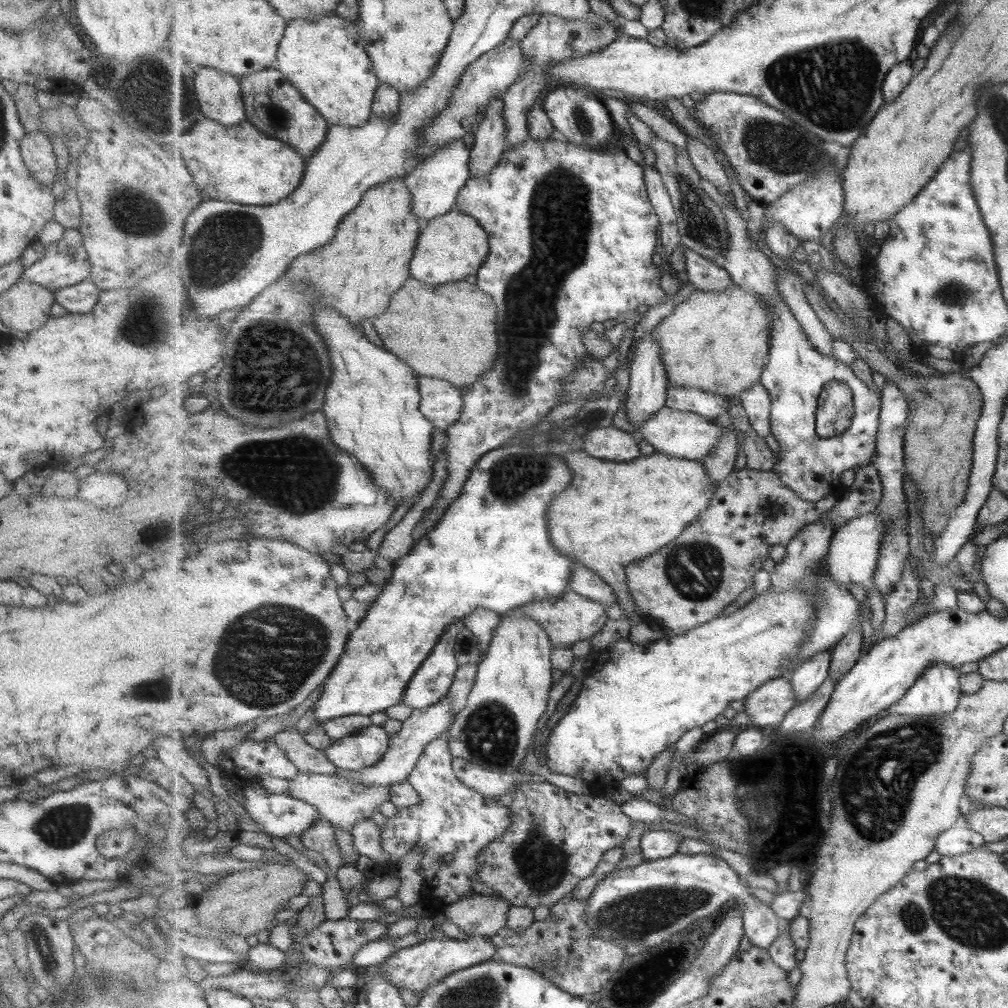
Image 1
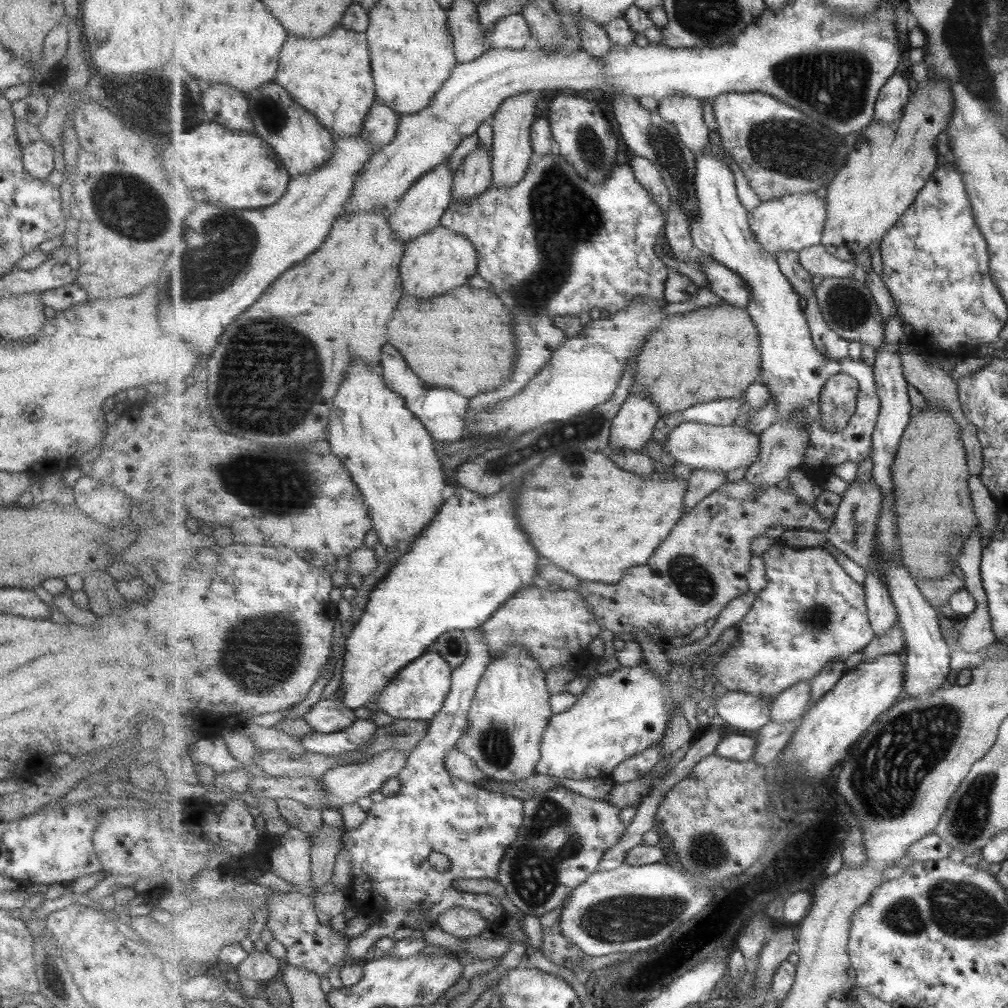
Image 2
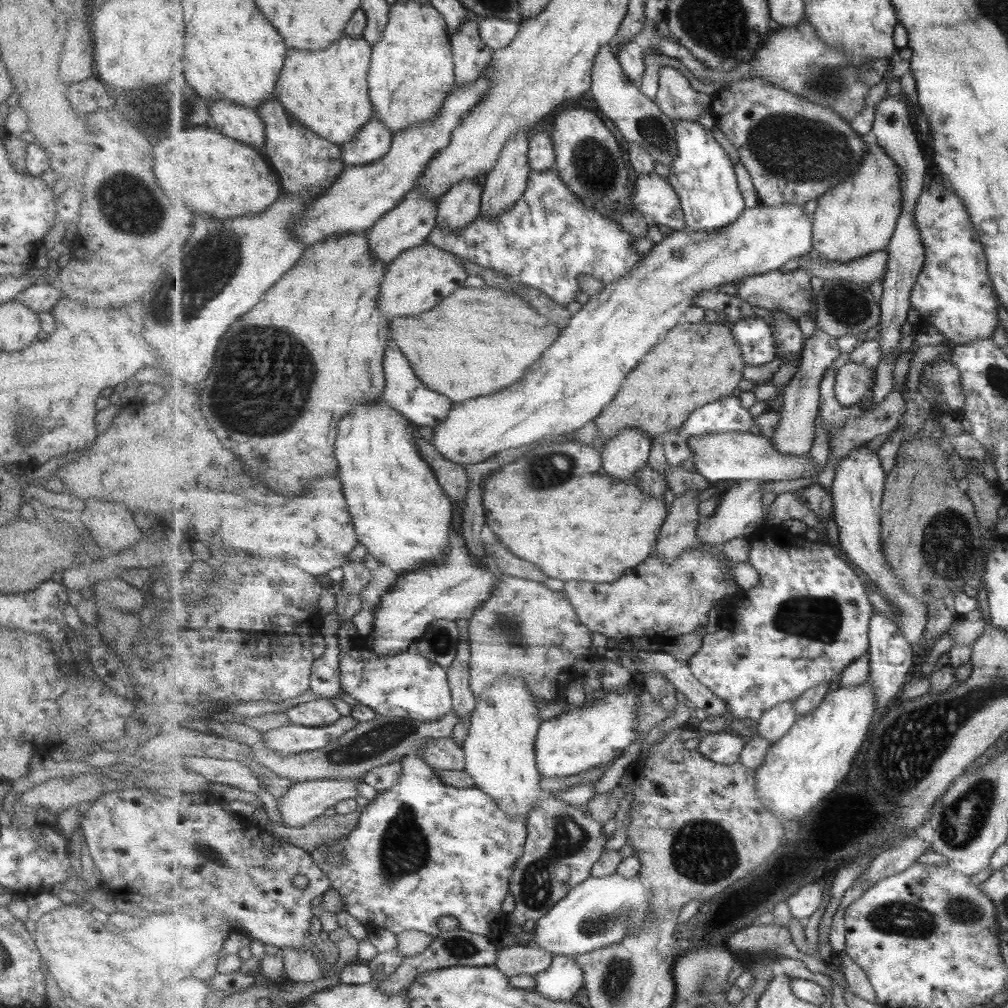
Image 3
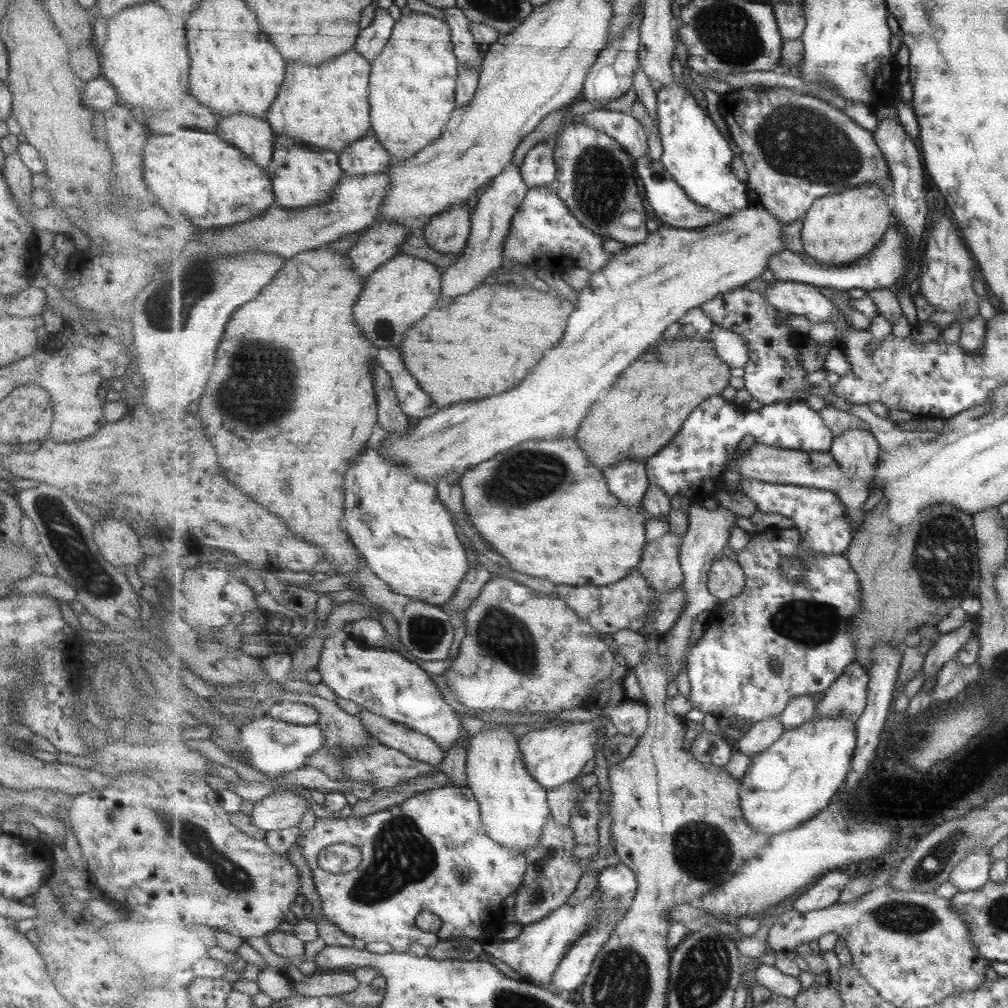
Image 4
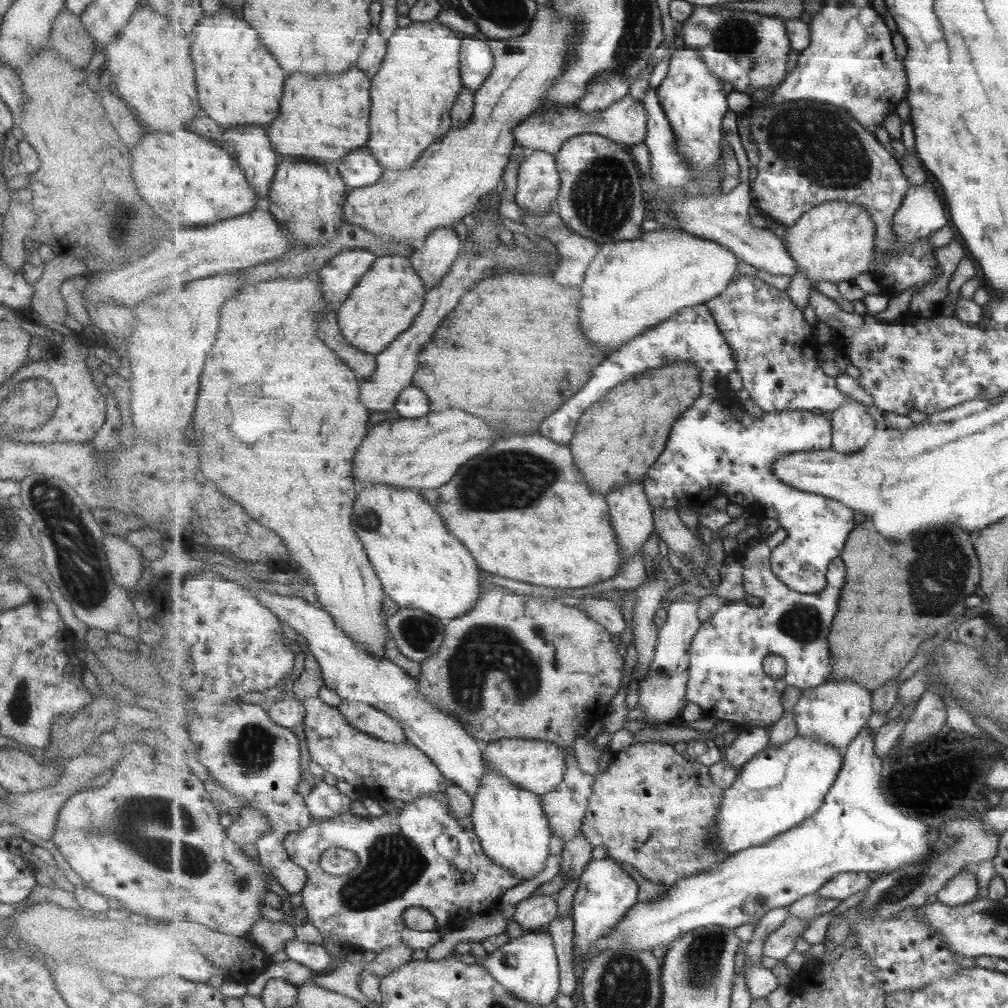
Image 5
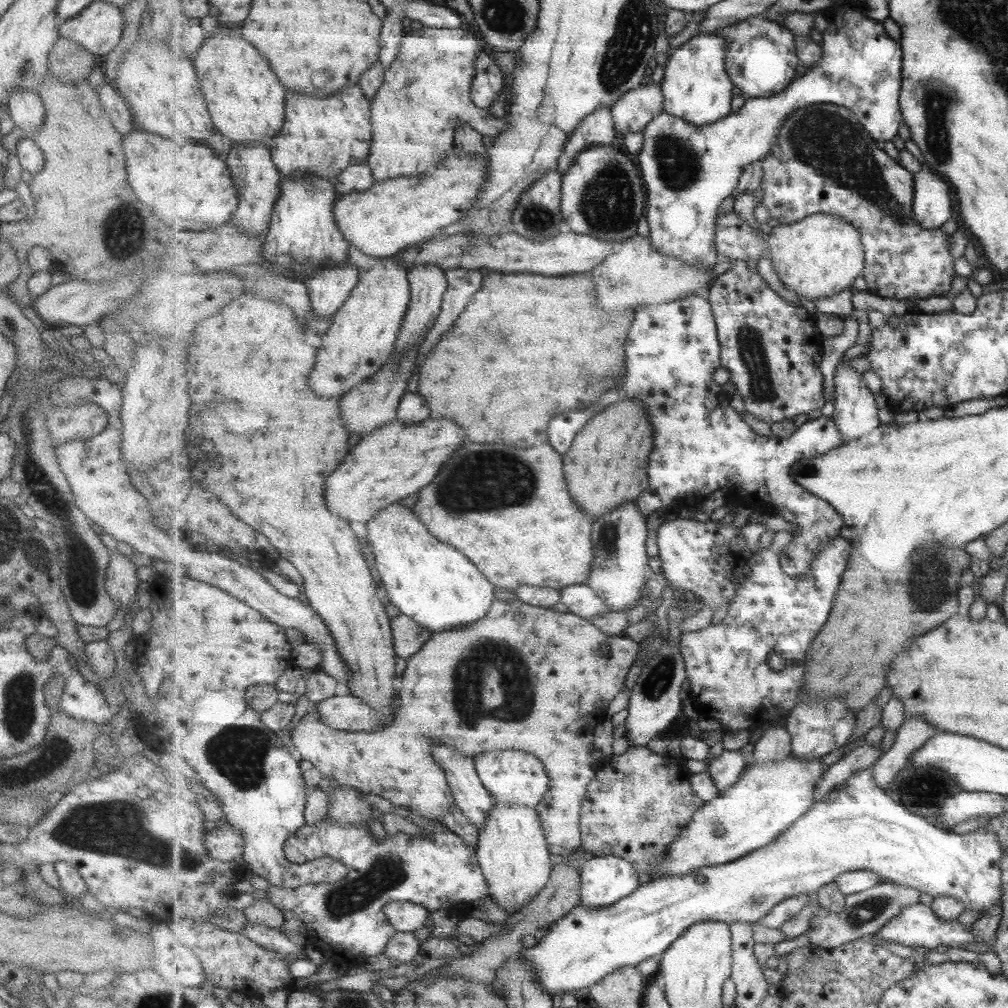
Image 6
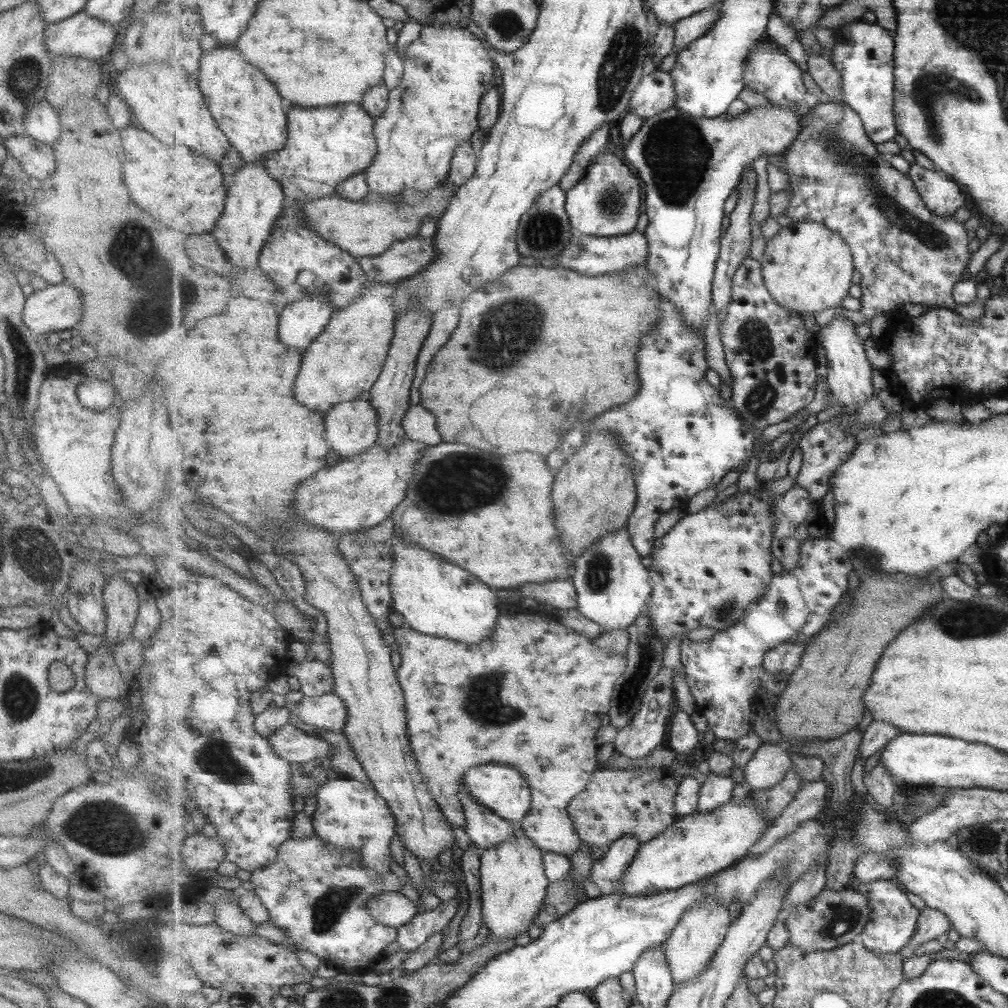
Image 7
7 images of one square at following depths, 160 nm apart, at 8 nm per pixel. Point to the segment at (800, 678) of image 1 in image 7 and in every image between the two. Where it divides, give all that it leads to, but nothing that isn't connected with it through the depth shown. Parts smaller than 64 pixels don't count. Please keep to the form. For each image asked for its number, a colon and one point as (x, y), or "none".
2: (790, 705)
3: (775, 723)
4: (761, 735)
5: (749, 743)
6: (726, 770)
7: (717, 790)

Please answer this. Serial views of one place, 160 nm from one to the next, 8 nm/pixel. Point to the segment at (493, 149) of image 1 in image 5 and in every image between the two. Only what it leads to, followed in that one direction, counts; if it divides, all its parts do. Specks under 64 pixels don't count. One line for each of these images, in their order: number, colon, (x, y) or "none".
2: (476, 175)
3: (462, 205)
4: (449, 233)
5: (433, 259)

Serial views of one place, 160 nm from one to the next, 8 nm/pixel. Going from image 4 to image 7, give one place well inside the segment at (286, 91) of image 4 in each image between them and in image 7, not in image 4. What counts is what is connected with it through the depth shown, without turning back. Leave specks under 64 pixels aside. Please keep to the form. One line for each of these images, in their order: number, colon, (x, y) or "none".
5: (321, 121)
6: (323, 137)
7: (327, 145)

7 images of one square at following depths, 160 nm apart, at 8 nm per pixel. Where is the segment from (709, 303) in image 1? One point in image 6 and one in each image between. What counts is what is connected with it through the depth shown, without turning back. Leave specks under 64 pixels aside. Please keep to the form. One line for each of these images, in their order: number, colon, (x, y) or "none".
2: (712, 353)
3: (694, 365)
4: (649, 403)
5: (618, 441)
6: (607, 466)

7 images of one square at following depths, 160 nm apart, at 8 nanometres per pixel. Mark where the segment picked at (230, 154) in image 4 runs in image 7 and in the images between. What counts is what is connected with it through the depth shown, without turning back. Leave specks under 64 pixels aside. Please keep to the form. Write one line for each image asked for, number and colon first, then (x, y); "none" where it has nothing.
5: (184, 177)
6: (184, 184)
7: (182, 190)

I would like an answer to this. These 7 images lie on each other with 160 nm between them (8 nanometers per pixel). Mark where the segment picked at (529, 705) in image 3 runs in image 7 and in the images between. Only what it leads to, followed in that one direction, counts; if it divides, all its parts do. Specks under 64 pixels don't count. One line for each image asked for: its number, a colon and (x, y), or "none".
4: (515, 808)
5: (511, 823)
6: (516, 859)
7: (514, 887)

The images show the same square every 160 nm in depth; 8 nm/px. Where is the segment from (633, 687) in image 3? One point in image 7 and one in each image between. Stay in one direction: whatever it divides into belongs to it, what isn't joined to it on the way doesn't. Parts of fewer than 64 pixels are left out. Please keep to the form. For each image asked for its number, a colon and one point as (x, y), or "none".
4: (555, 755)
5: (537, 765)
6: (513, 776)
7: (504, 790)

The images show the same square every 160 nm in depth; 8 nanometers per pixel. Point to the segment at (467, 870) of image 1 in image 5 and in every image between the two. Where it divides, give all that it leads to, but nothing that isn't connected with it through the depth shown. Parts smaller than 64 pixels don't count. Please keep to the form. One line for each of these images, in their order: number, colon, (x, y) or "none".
2: (435, 811)
3: (423, 850)
4: (432, 853)
5: (424, 857)

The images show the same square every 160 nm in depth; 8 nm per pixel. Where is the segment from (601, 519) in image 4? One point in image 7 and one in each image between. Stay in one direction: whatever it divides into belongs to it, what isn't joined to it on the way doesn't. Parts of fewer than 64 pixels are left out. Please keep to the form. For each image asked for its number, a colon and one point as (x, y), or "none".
5: (522, 508)
6: (509, 510)
7: (504, 530)

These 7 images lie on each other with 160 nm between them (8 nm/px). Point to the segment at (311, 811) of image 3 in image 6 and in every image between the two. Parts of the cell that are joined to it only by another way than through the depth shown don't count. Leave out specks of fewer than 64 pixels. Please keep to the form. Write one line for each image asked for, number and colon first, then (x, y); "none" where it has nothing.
4: (283, 810)
5: (250, 826)
6: (224, 843)

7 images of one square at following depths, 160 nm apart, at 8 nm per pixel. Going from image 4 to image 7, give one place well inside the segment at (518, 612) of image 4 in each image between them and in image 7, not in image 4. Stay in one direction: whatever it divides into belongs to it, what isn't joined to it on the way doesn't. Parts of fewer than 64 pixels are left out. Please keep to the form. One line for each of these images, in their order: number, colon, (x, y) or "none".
5: (521, 667)
6: (463, 689)
7: (532, 696)

